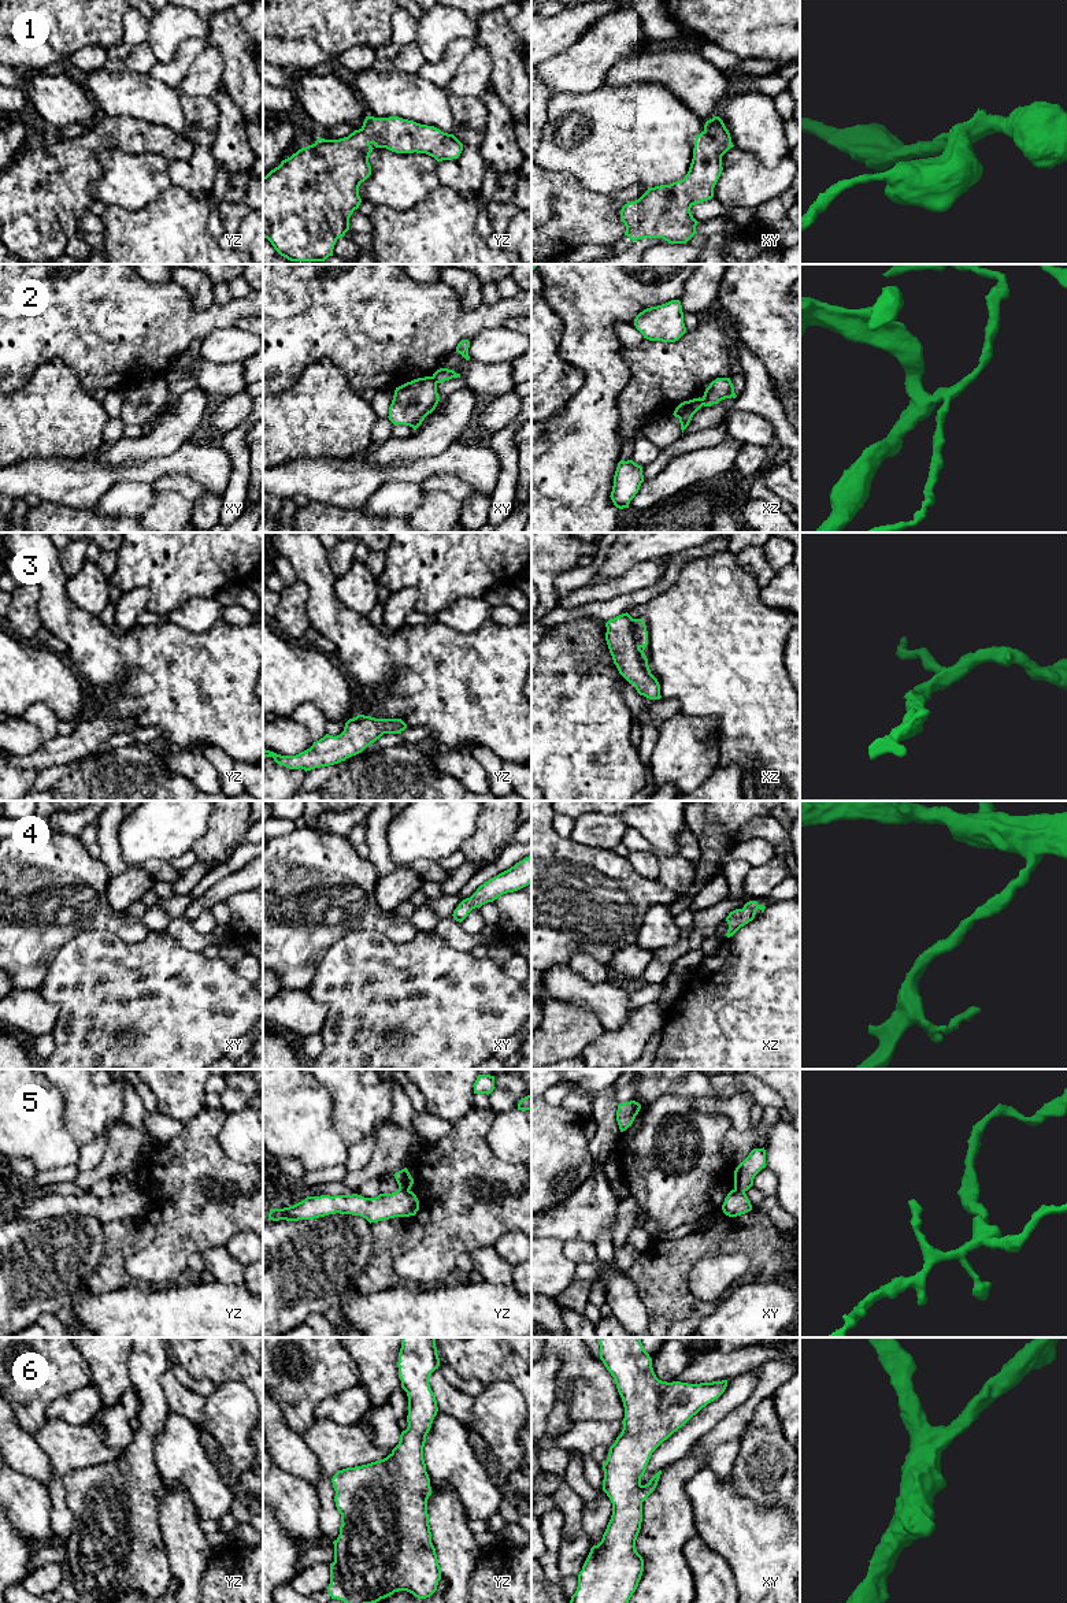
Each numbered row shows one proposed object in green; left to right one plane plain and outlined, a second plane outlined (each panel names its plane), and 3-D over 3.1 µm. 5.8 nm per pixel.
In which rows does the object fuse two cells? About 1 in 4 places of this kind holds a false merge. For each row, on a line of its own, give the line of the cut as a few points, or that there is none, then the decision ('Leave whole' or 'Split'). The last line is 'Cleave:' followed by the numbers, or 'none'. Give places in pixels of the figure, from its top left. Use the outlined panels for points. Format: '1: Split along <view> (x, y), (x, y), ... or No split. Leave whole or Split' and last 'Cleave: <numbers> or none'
1: No split. Leave whole
2: Split along xy (432, 377), (436, 383). Split
3: No split. Leave whole
4: No split. Leave whole
5: Split along yz (399, 1187), (408, 1190). Split
6: No split. Leave whole
Cleave: 2, 5

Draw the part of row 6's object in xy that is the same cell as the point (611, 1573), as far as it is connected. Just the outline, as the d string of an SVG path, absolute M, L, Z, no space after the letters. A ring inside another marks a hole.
M599 1337L600 1359L615 1380L625 1407L623 1429L610 1447L603 1465L603 1491L612 1503L612 1515L601 1541L590 1552L578 1574L578 1587L570 1603L629 1603L644 1572L644 1559L636 1550L642 1522L642 1502L655 1491L659 1470L648 1484L641 1484L652 1452L682 1428L708 1403L718 1399L727 1380L688 1384L662 1381L652 1368L652 1358L640 1337Z

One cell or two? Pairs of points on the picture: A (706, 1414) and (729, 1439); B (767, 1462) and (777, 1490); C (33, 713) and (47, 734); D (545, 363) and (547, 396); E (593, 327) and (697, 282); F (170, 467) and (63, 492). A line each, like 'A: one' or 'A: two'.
A: two
B: one
C: one
D: one
E: two
F: one

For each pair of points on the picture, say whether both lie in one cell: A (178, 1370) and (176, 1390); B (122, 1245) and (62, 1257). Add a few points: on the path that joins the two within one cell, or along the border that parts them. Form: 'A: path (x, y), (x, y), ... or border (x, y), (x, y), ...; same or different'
A: border (170, 1368), (184, 1386), (204, 1396); different
B: border (102, 1224), (104, 1255), (89, 1276); different

